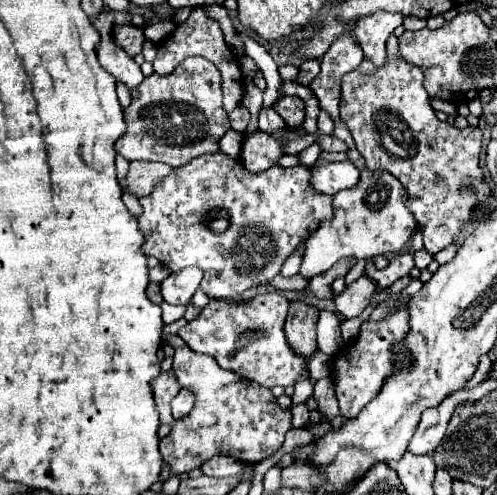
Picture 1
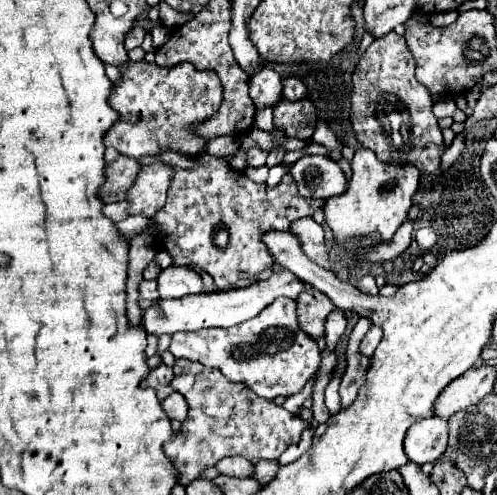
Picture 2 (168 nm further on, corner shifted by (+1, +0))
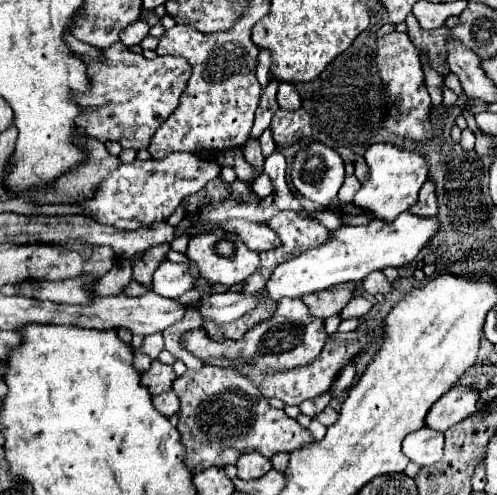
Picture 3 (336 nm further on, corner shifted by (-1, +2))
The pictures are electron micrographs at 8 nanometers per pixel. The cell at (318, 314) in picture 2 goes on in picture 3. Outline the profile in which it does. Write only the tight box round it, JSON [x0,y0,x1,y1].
[301,283,355,319]

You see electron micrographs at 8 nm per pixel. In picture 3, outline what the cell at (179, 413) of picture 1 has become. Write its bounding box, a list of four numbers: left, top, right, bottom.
[153,391,179,417]

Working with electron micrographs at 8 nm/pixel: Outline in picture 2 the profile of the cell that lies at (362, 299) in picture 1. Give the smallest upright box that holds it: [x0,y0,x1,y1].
[355,275,379,295]

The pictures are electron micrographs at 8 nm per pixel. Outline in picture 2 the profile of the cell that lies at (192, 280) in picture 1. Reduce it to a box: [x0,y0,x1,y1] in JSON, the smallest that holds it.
[157,265,203,299]

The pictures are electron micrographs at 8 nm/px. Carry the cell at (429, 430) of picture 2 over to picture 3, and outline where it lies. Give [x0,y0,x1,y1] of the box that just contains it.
[403,427,443,465]

